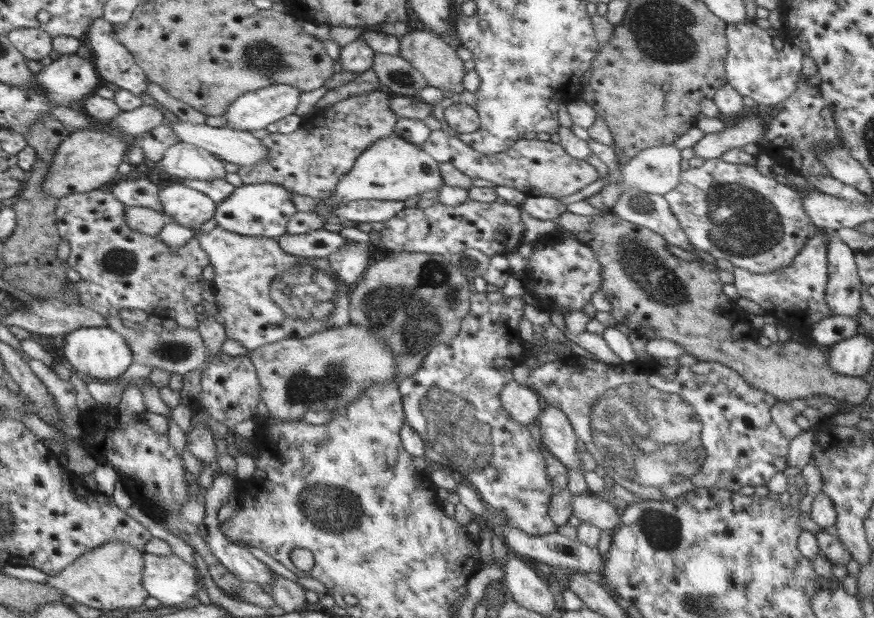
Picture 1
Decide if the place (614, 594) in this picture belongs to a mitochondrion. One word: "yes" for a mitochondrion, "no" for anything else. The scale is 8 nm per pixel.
no

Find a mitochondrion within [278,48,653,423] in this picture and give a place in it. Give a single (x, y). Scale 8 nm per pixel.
(414, 313)

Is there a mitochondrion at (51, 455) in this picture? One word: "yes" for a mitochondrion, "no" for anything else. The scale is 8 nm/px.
no

